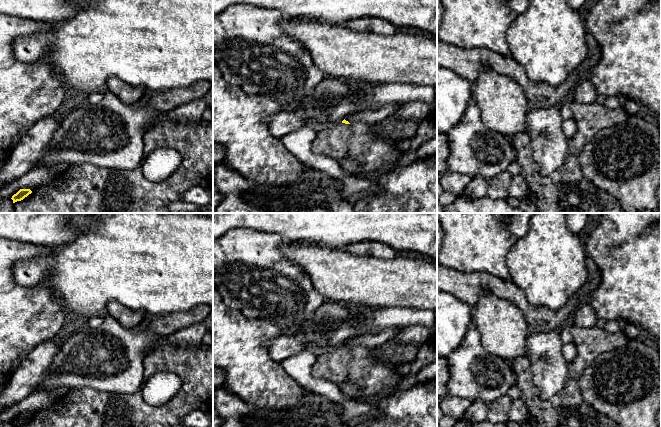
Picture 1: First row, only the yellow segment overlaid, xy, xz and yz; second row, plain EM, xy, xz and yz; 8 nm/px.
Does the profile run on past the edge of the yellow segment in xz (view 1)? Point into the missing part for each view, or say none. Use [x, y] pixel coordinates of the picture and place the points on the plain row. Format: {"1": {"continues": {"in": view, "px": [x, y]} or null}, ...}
{"1": {"continues": {"in": "xz", "px": [369, 340]}}}

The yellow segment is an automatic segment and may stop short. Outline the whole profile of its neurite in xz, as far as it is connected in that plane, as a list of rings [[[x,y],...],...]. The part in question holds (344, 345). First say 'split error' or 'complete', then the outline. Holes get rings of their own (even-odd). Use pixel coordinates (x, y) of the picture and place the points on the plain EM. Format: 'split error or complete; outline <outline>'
split error; outline [[[387,328],[376,334],[357,336],[347,340],[342,347],[357,348],[359,346],[365,346],[369,348],[377,348],[386,342],[392,341],[403,329],[404,328]]]

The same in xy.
complete; outline [[[20,413],[16,418],[12,420],[13,427],[17,425],[23,424],[25,421],[27,421],[29,418],[31,418],[32,415],[30,413]]]

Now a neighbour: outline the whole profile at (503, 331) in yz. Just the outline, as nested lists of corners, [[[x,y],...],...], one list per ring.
[[[485,291],[472,308],[483,348],[511,361],[527,354],[528,324],[519,308]]]

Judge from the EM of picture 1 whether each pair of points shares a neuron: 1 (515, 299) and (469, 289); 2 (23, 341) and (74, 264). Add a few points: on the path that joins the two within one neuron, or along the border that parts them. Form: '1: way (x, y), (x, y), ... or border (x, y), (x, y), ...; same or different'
1: way (504, 289), (497, 286), (480, 286); same
2: border (31, 286), (46, 284), (61, 304); different

